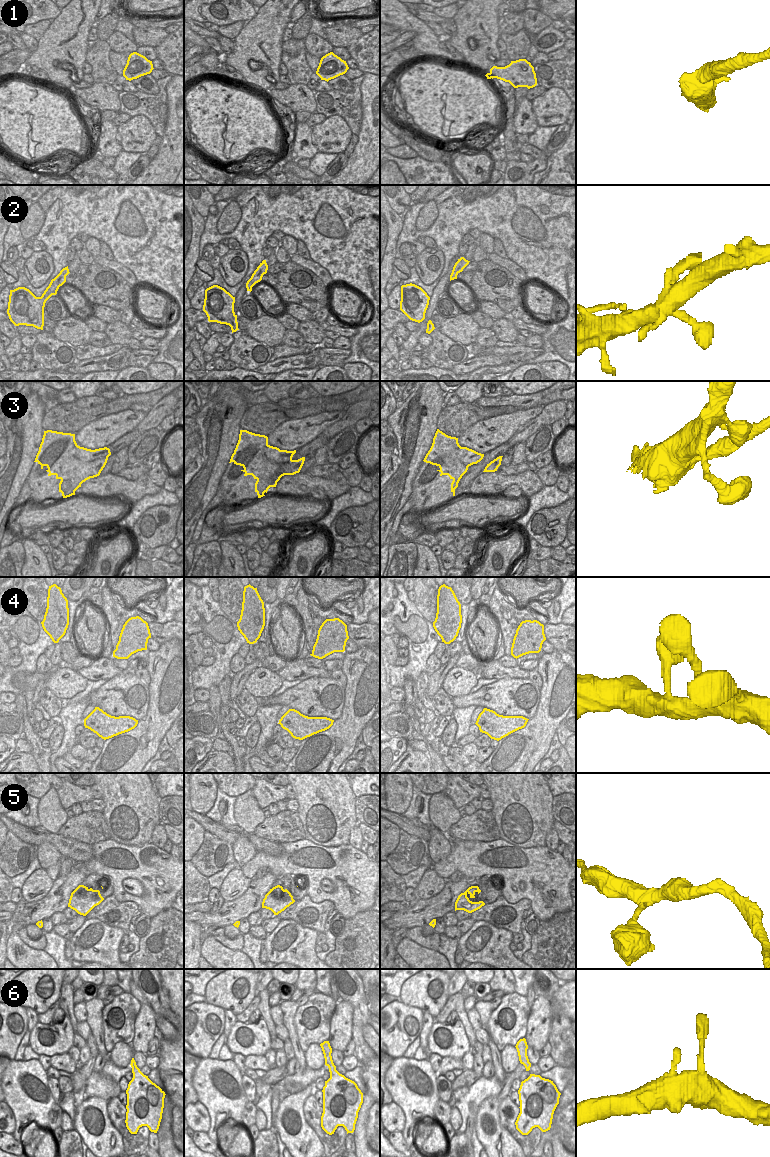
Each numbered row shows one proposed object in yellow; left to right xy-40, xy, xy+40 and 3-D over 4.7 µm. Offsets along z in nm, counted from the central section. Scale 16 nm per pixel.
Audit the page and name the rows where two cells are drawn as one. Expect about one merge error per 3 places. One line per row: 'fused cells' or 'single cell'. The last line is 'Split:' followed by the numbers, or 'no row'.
1: fused cells
2: single cell
3: fused cells
4: single cell
5: single cell
6: single cell
Split: 1, 3

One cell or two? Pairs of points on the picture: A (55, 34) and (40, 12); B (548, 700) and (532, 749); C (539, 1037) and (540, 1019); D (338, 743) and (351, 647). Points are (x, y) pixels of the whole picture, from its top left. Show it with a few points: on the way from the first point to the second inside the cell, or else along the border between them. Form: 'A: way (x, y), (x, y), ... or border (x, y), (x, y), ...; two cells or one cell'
A: border (61, 10), (51, 21); two cells
B: way (548, 712), (545, 723), (535, 737); one cell
C: way (539, 1033), (539, 1023); one cell
D: border (359, 648), (353, 652), (345, 653); two cells

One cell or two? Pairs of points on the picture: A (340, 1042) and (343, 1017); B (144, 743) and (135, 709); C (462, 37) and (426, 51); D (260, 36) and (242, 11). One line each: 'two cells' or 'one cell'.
A: one cell
B: two cells
C: two cells
D: two cells

